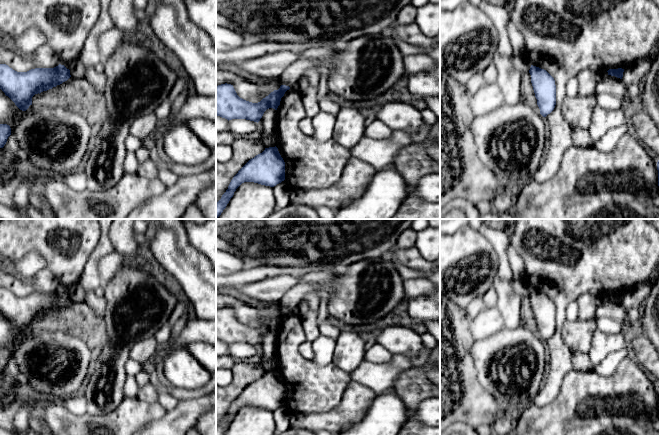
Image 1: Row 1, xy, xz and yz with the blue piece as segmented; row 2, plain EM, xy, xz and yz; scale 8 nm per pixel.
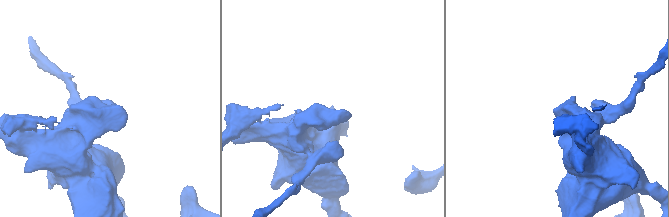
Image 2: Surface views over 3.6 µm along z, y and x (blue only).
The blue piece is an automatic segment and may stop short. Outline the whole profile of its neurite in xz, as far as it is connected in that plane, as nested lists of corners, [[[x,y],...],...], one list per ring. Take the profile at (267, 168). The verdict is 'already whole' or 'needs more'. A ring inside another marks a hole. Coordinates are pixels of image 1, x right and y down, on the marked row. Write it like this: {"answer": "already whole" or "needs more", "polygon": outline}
{"answer": "already whole", "polygon": [[[269,147],[250,159],[233,177],[228,189],[216,202],[216,219],[226,208],[236,189],[244,182],[274,187],[285,180],[285,162],[278,148]]]}

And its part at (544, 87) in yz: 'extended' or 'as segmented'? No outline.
as segmented

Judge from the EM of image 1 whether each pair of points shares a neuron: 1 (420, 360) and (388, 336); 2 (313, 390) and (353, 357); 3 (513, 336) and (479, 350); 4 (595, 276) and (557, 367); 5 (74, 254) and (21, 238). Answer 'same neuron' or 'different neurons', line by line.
1: same neuron
2: different neurons
3: same neuron
4: same neuron
5: same neuron

